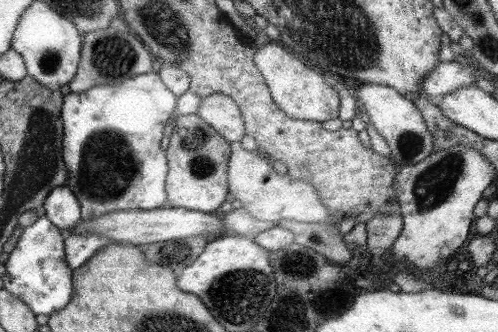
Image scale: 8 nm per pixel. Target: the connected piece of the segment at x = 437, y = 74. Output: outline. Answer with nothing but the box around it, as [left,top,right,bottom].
[422,60,475,101]

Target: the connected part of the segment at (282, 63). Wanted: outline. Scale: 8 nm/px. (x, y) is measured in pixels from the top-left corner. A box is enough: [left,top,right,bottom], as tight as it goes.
[253,39,338,124]

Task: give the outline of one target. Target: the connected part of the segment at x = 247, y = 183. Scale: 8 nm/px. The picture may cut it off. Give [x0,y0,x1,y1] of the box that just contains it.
[228,141,338,226]

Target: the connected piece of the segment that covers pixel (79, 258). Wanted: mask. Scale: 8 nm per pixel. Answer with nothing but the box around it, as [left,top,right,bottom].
[63,234,111,269]

